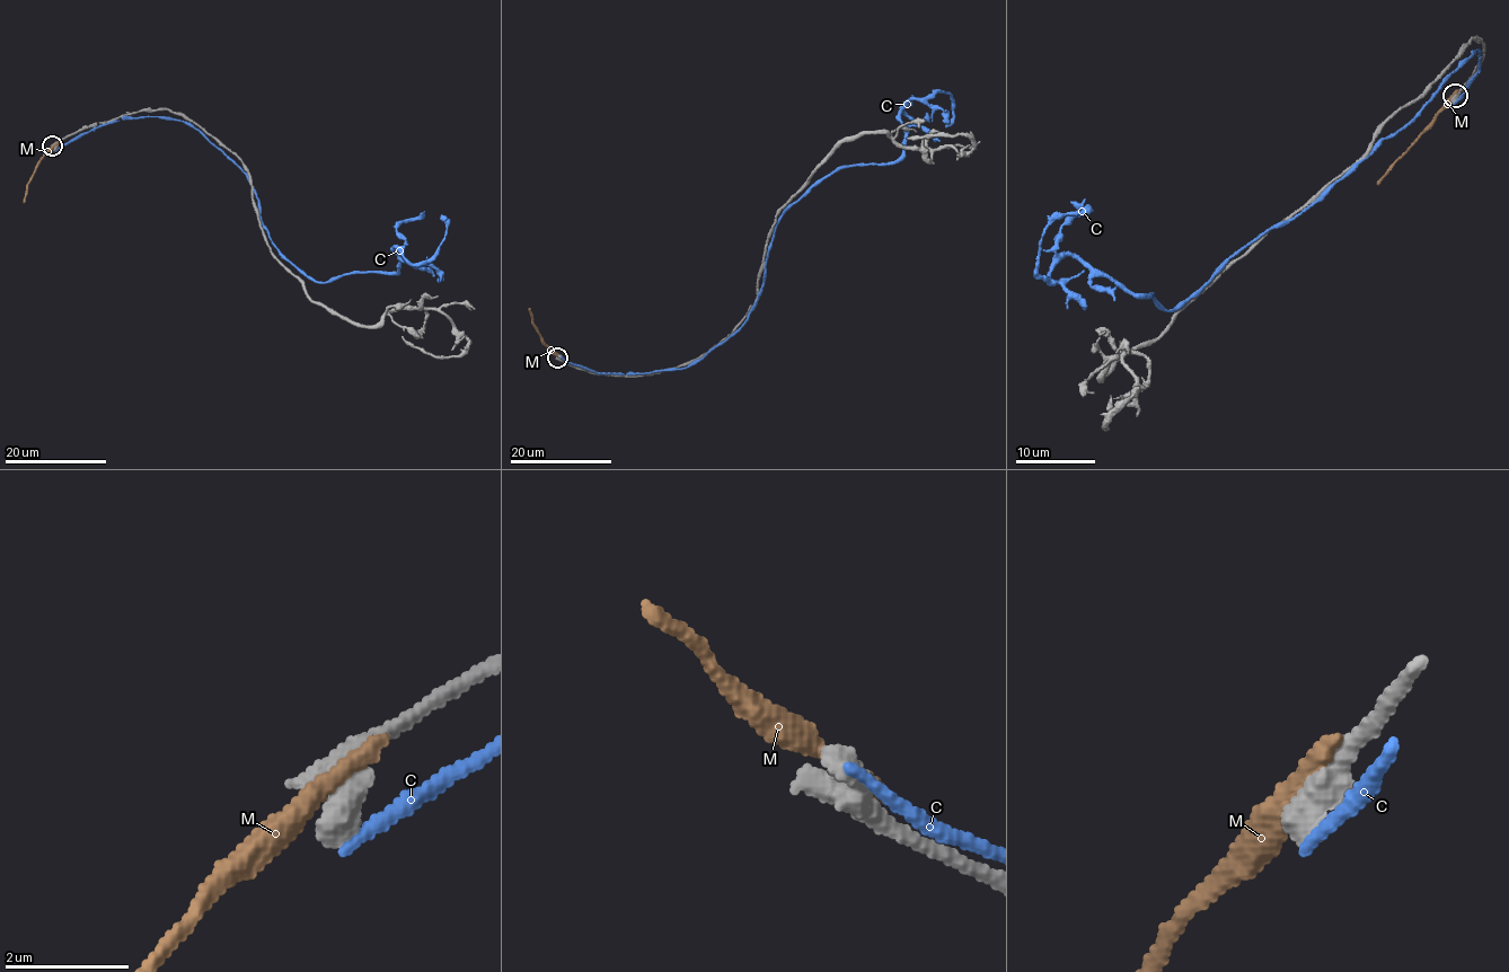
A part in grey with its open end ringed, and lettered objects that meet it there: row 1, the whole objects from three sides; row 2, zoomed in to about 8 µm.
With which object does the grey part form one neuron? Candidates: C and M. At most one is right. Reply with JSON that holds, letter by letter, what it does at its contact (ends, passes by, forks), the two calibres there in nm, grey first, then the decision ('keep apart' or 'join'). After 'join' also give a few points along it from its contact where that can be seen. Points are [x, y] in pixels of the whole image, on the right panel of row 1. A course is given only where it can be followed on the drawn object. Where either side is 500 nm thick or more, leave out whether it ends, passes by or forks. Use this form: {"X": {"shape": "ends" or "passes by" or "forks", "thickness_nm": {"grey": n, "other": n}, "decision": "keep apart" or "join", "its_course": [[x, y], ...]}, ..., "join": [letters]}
{"C": {"thickness_nm": {"grey": 600, "other": 200}, "decision": "keep apart"}, "M": {"thickness_nm": {"grey": 750, "other": 360}, "decision": "keep apart"}, "join": []}

